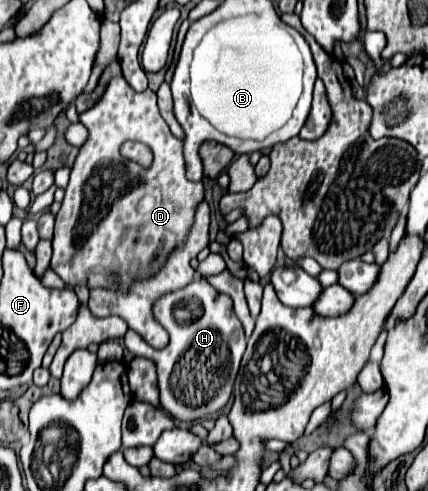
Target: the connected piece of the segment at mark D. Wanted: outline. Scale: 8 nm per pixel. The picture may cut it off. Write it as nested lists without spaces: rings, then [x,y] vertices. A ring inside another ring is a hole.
[[[115,76],[109,80],[103,96],[89,110],[79,114],[79,122],[87,128],[89,138],[79,148],[61,210],[55,216],[51,270],[71,288],[79,284],[87,288],[127,288],[131,284],[129,278],[149,278],[155,274],[155,270],[159,270],[167,260],[169,252],[183,242],[191,228],[195,206],[199,204],[199,182],[185,178],[181,140],[175,138],[163,122],[155,102],[155,92],[135,92],[123,76]],[[127,140],[145,142],[153,150],[155,160],[149,170],[121,158],[119,148]]]

